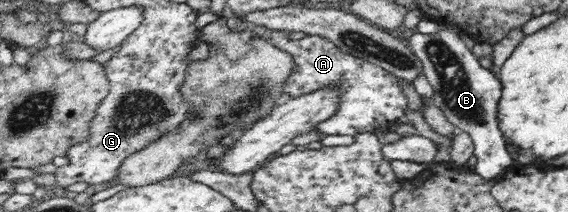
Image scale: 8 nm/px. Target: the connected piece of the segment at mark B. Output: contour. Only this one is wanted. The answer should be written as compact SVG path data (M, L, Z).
M450 24L444 32L436 34L420 34L415 30L408 38L409 47L422 61L423 74L432 85L432 102L458 132L465 132L473 140L477 160L474 172L484 178L495 179L514 164L513 158L504 149L504 133L498 125L502 83L492 70L482 67L478 57L460 39L459 31Z

